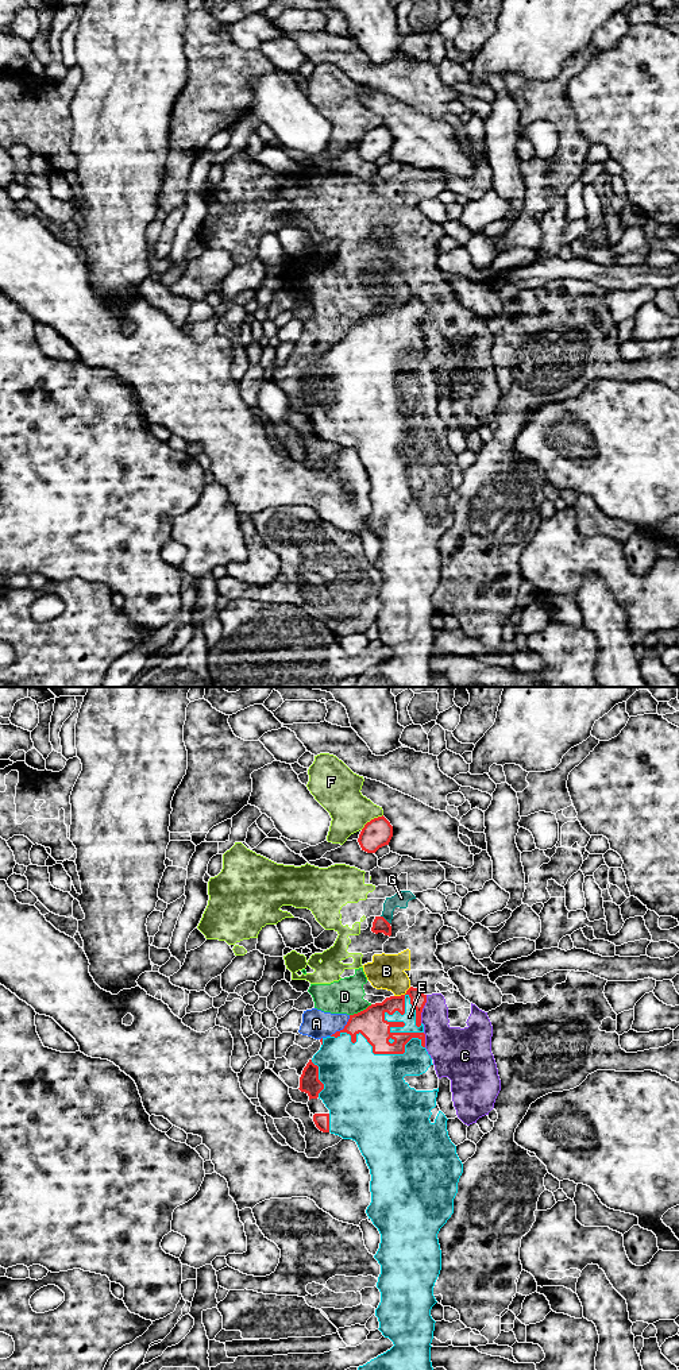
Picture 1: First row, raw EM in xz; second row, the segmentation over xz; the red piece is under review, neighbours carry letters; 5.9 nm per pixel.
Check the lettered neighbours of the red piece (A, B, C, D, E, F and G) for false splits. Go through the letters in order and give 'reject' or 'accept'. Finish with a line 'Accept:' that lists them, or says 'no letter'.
A: reject
B: reject
C: reject
D: reject
E: accept
F: reject
G: reject
Accept: E

